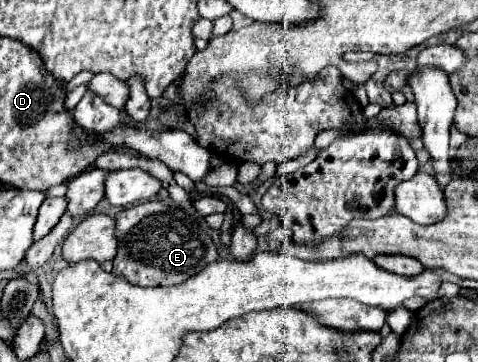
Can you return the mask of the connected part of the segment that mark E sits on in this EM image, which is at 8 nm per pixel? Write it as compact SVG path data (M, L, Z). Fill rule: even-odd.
M159 199L123 209L115 217L115 235L119 249L113 259L113 275L139 287L179 285L219 257L215 243L201 231L193 217L179 207L165 205Z

